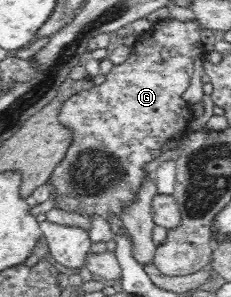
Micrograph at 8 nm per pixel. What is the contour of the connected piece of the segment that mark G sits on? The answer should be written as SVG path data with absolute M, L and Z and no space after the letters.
M170 18L154 24L149 31L138 35L138 40L134 44L136 47L132 49L128 60L124 61L121 65L114 66L110 73L105 75L105 81L103 83L99 86L94 85L84 89L84 91L80 91L80 93L76 93L76 95L72 95L66 99L61 107L59 118L60 124L64 125L64 128L72 130L72 141L66 150L64 159L54 168L49 179L54 186L54 206L56 208L62 209L62 211L72 211L72 213L88 216L98 215L98 217L103 217L108 222L112 215L122 215L124 207L130 205L132 201L136 201L136 195L138 195L138 191L140 191L144 179L149 175L148 171L144 170L144 165L150 163L150 161L156 161L156 158L162 155L164 143L174 137L178 137L178 135L185 134L189 128L189 124L194 121L189 108L190 104L182 98L182 95L184 95L184 91L186 91L190 85L190 79L192 79L192 74L194 74L194 64L206 54L205 46L202 42L202 35L200 35L201 30L202 27L197 20L177 21L174 18Z

